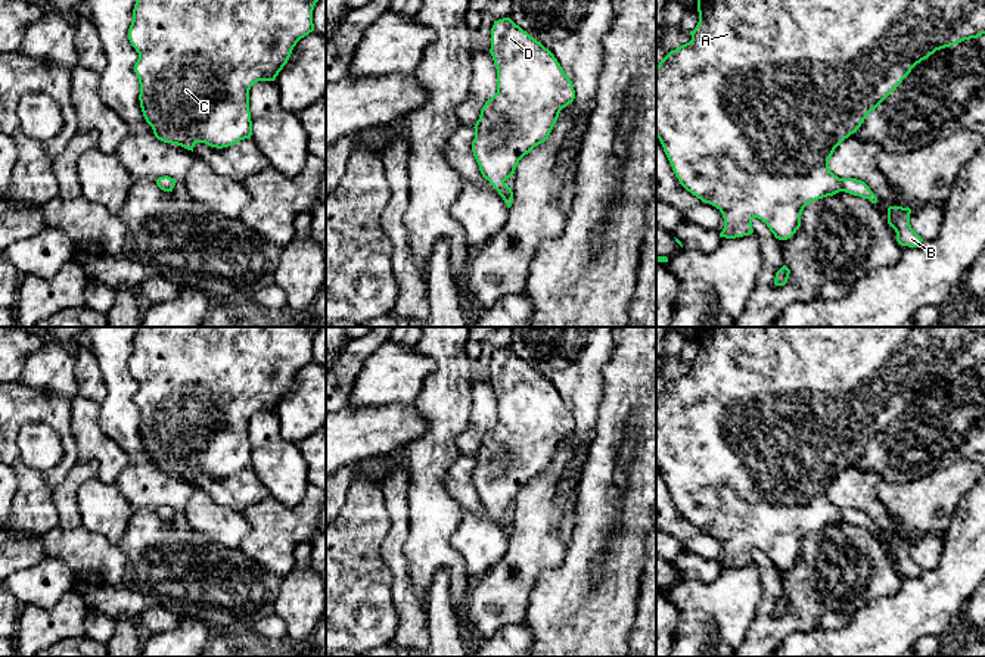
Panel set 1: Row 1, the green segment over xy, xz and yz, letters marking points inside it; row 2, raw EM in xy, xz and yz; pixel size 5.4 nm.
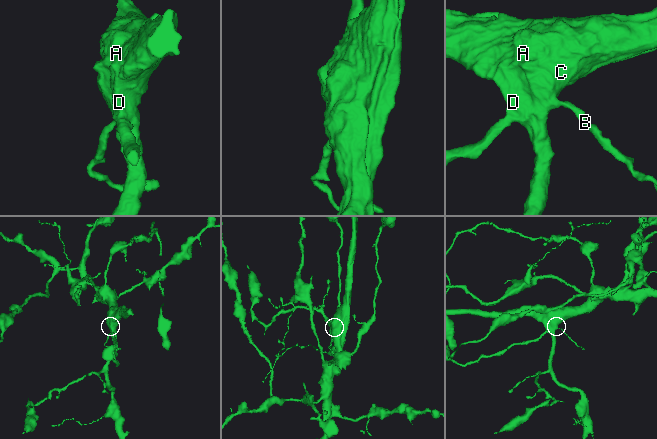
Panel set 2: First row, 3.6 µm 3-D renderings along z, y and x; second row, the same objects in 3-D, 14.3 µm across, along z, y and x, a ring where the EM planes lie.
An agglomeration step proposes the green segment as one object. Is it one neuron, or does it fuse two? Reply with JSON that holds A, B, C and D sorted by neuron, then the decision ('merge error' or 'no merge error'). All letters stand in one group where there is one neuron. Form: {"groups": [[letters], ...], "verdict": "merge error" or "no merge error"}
{"groups": [["A", "B", "C", "D"]], "verdict": "no merge error"}

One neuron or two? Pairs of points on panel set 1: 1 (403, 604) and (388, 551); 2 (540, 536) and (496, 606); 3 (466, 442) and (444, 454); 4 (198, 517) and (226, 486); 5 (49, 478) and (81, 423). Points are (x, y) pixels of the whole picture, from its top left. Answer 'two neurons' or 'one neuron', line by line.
1: one neuron
2: one neuron
3: two neurons
4: two neurons
5: two neurons

